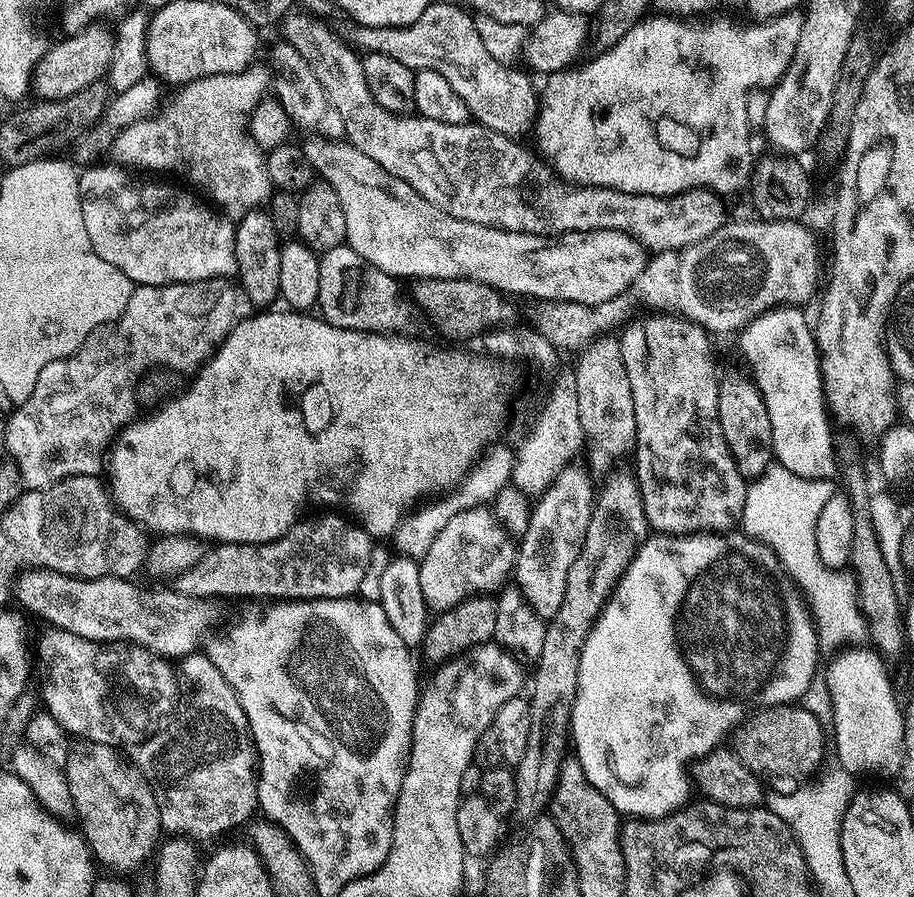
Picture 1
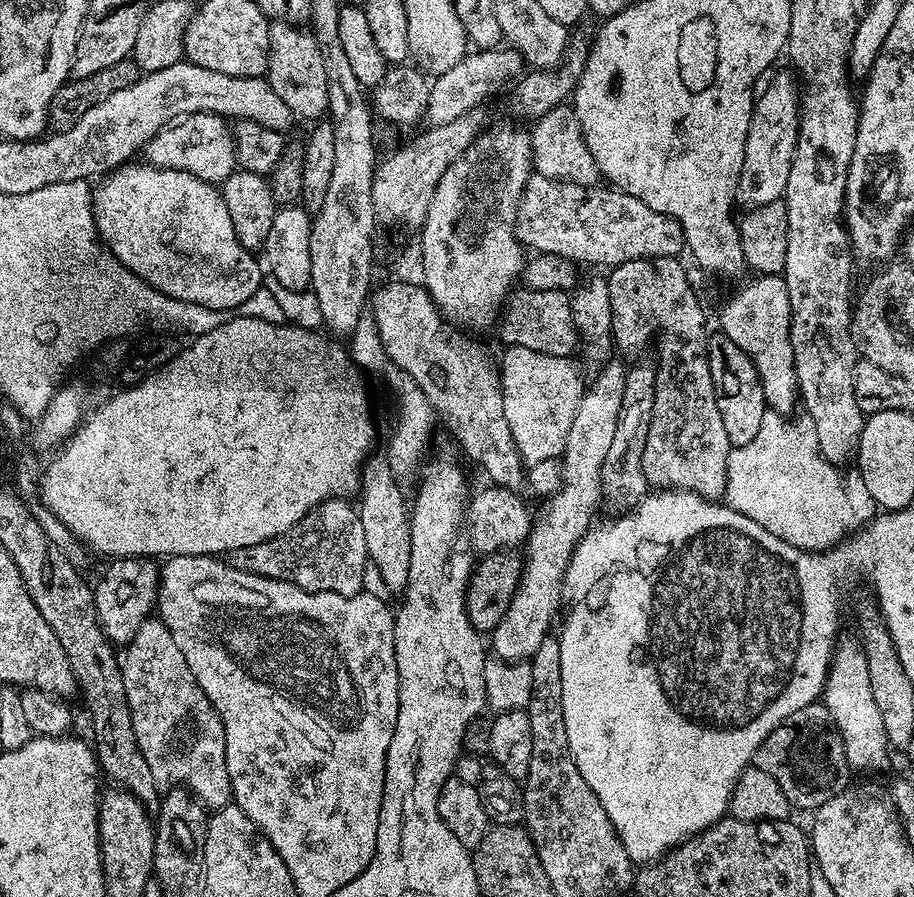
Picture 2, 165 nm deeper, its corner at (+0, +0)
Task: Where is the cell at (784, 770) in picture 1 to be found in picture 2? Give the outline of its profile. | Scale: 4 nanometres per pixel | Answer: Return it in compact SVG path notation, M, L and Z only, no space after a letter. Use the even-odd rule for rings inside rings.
M822 702L802 706L790 718L786 718L764 740L754 757L755 767L766 770L778 786L782 786L782 794L786 794L789 805L793 809L821 808L838 794L850 787L852 767L847 762L846 746L843 745L842 734L831 717L830 710Z

